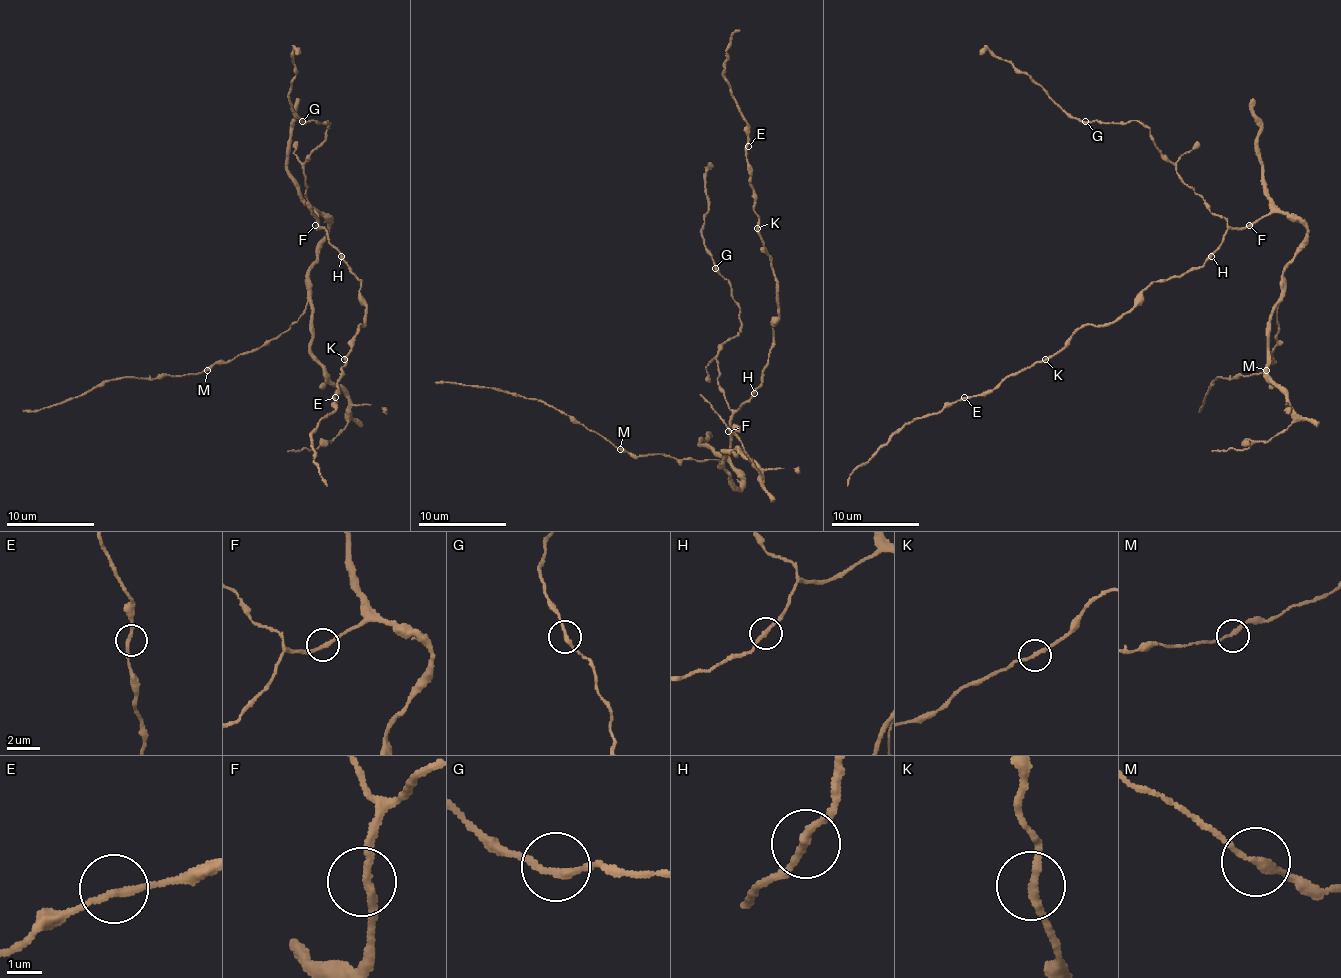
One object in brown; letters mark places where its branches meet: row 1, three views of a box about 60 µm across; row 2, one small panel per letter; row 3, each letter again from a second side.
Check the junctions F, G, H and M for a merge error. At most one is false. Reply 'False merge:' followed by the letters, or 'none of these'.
False merge: none of these

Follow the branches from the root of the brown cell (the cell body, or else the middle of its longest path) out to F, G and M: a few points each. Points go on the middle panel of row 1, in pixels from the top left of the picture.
F: (732, 416), (728, 431)
G: (732, 416), (719, 385), (717, 352), (739, 332), (741, 321), (732, 288), (715, 268)
M: (732, 416), (730, 466), (737, 475), (739, 488), (717, 460), (677, 460), (662, 453), (631, 455), (620, 449)

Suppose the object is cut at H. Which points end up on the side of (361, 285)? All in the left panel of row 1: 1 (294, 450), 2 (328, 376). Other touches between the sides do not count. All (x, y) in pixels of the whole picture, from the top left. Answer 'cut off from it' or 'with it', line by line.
1: cut off from it
2: cut off from it

